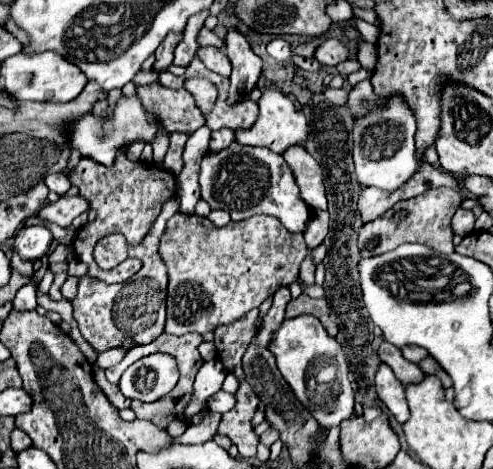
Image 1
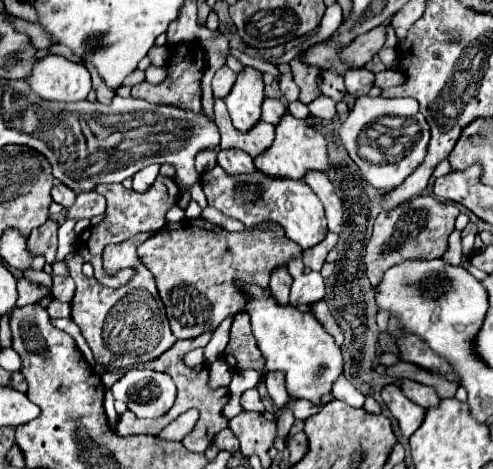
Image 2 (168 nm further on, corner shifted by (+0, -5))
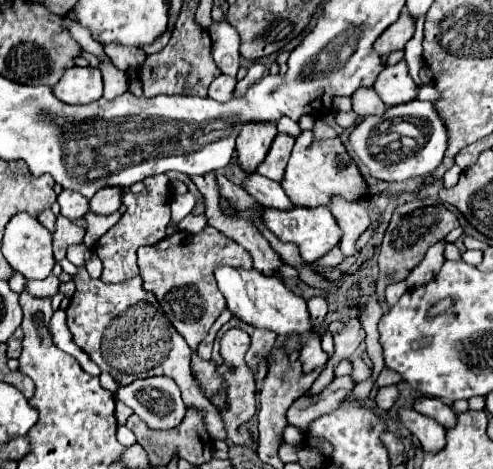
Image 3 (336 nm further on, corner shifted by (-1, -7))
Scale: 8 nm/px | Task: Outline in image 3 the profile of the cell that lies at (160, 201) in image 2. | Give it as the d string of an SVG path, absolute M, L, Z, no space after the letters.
M154 175L144 179L144 193L122 193L122 203L128 207L122 219L104 233L96 243L96 253L104 263L102 281L104 283L122 283L134 275L138 275L136 265L136 251L142 245L156 245L160 239L166 237L166 227L170 223L170 181L168 175Z

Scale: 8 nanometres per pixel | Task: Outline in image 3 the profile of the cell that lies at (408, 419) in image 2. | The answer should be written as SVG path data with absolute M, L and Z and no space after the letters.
M400 409L400 419L406 425L406 429L418 437L420 447L424 453L438 453L446 445L446 429L440 427L434 419L428 419L426 415L420 415L414 409Z

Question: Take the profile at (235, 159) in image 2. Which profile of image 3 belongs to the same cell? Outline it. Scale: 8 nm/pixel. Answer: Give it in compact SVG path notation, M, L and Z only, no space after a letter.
M258 173L246 175L244 187L264 207L274 207L274 209L280 209L280 211L288 211L288 209L294 207L280 183L270 181L270 179L264 179Z

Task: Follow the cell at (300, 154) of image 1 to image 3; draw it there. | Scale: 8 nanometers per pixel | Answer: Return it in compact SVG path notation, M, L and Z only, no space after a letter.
M334 199L330 203L330 211L340 223L344 231L344 239L340 241L340 249L346 257L356 255L356 241L358 237L370 227L370 217L366 211L366 203L344 203L344 199Z

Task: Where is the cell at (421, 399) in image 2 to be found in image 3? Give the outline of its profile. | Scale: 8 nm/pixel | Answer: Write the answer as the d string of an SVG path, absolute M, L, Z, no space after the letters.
M420 397L414 405L414 409L426 417L432 417L438 421L442 427L452 429L456 425L456 413L452 407L448 407L442 399L432 399L432 397Z

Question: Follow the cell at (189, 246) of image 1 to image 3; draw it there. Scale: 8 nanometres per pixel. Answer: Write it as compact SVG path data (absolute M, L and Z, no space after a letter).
M206 227L198 235L190 233L174 233L172 237L162 239L160 243L152 247L140 247L138 249L138 267L140 277L144 281L144 291L154 293L160 307L164 309L166 317L172 321L176 331L186 339L186 343L192 349L192 371L196 375L196 381L200 381L200 391L212 405L226 409L226 383L218 375L214 363L200 363L198 357L198 345L208 335L208 329L218 319L218 315L226 309L226 299L220 293L214 269L220 265L232 265L232 267L244 267L252 269L252 257L244 247L240 247L236 241L220 235L214 227Z

